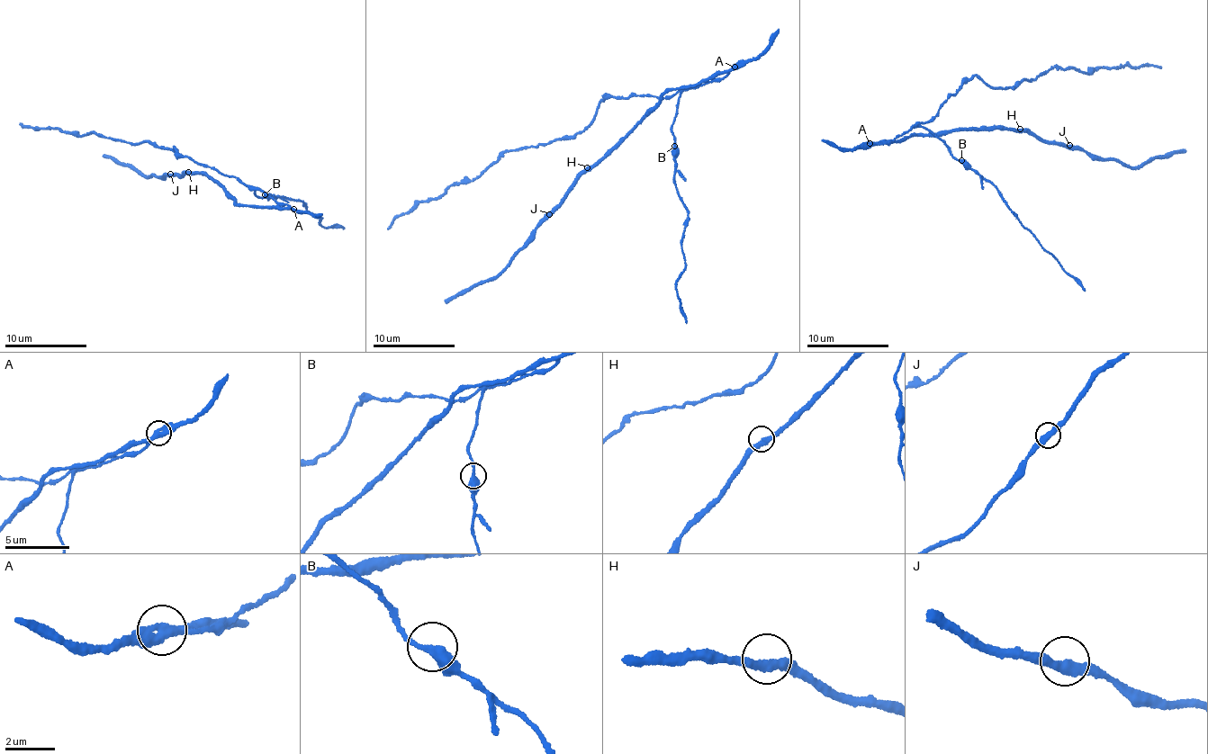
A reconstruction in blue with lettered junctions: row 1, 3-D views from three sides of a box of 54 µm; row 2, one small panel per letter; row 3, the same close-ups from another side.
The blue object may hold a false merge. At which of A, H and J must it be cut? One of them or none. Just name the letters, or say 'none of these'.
A

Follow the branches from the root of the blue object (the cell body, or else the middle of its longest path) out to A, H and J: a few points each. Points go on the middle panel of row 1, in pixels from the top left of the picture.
A: (699, 86), (717, 82), (735, 67)
H: (699, 86), (711, 82), (701, 79), (696, 85), (671, 88), (636, 128), (587, 167)
J: (699, 86), (711, 82), (701, 79), (696, 85), (670, 90), (658, 107), (576, 182), (549, 214)

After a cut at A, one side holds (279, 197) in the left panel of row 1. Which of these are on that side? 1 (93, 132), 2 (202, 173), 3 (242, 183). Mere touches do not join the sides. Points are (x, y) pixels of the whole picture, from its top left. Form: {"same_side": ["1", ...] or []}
{"same_side": ["1", "3"]}

